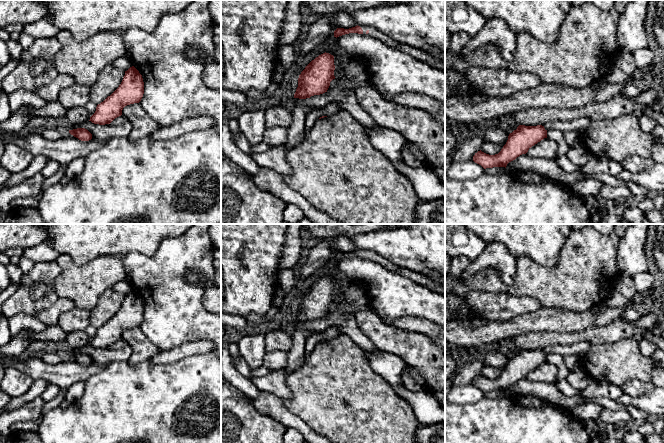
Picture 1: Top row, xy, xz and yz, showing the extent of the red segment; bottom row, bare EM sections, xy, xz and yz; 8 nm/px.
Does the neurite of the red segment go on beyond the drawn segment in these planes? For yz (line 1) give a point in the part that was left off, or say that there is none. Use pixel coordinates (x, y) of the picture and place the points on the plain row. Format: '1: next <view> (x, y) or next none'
1: next none

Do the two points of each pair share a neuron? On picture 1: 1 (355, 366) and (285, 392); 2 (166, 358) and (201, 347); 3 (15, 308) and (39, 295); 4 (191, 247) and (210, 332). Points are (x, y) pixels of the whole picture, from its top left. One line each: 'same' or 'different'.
1: different
2: same
3: same
4: same

